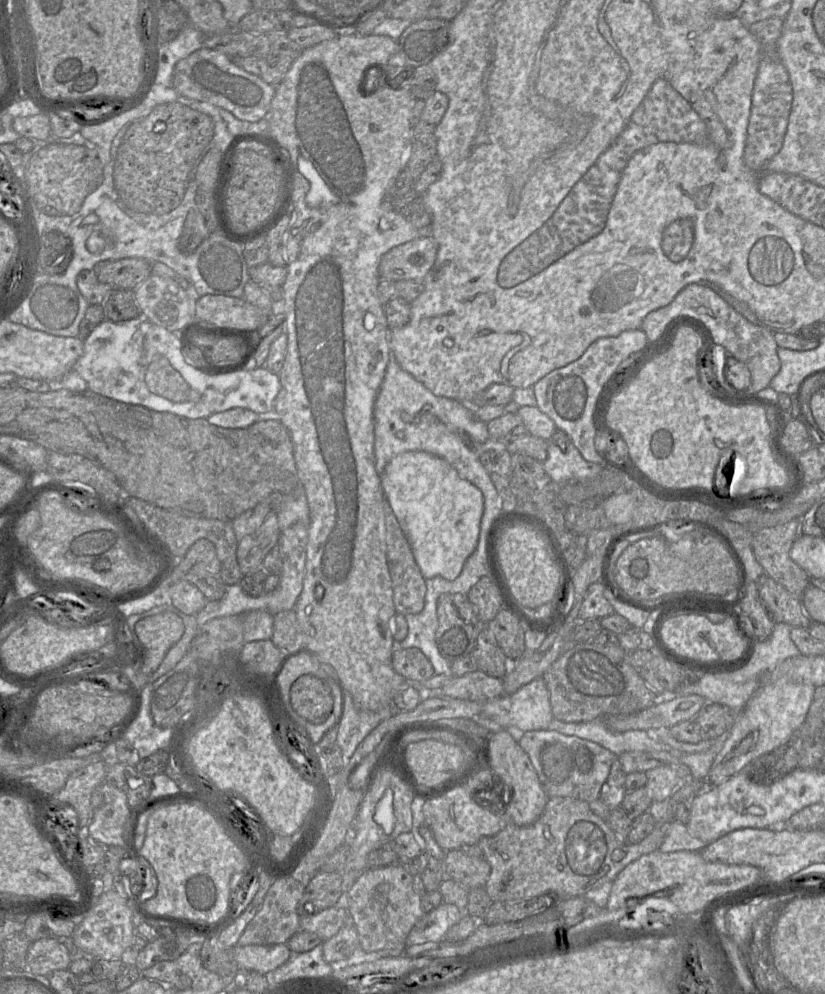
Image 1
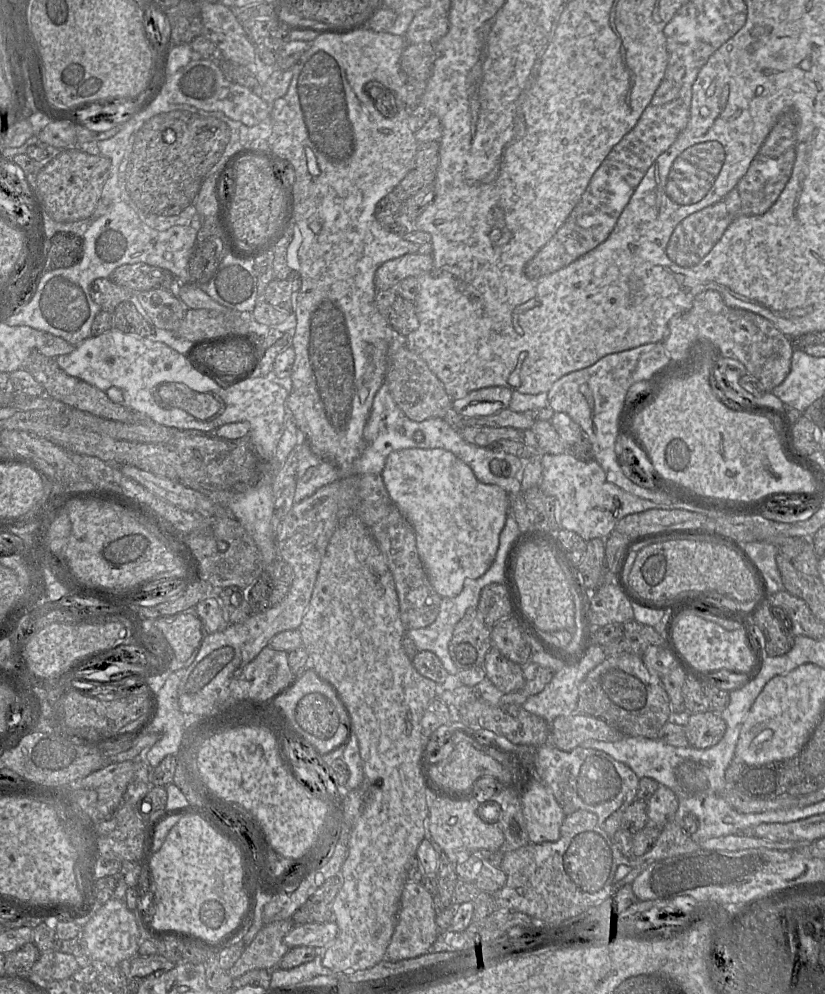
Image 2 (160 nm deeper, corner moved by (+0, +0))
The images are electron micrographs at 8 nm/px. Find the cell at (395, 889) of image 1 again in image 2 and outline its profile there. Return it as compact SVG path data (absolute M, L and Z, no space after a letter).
M407 881L400 898L397 923L385 953L385 960L400 961L416 958L430 952L440 931L436 925L437 908L435 897L421 882Z

